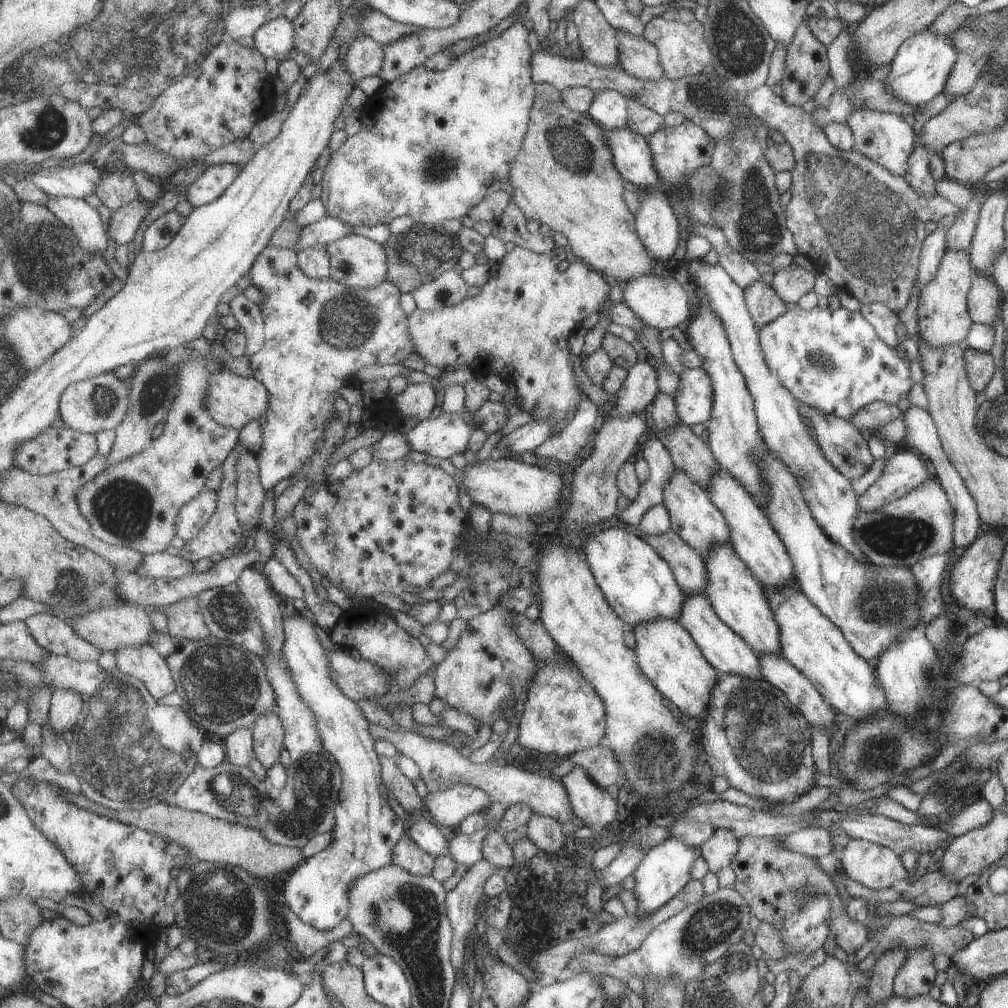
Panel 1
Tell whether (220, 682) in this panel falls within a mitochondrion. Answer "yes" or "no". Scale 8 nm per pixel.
yes

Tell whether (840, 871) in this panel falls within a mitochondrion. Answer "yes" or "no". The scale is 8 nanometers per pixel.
no

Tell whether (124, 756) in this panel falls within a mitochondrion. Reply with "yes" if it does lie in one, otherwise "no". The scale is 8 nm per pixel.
yes

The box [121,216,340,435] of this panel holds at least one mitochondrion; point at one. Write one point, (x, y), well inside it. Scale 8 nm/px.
(154, 393)

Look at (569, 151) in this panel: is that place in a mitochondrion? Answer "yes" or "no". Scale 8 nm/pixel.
yes

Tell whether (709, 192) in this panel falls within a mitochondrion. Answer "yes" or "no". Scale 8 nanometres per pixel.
yes

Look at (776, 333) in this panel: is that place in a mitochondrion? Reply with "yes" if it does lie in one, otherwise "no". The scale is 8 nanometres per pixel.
no

